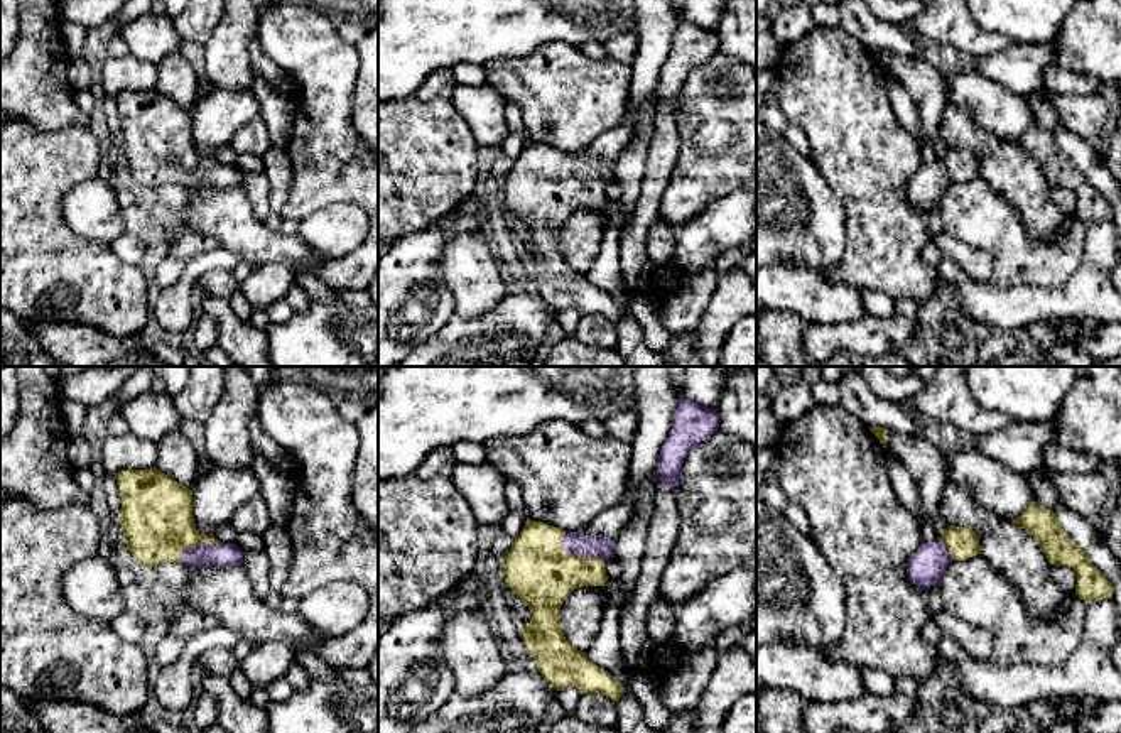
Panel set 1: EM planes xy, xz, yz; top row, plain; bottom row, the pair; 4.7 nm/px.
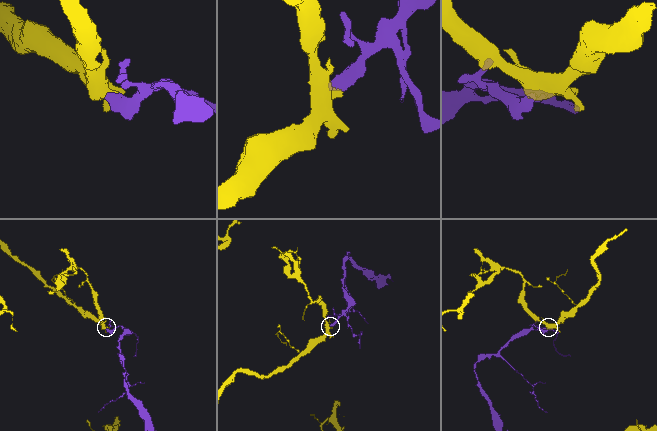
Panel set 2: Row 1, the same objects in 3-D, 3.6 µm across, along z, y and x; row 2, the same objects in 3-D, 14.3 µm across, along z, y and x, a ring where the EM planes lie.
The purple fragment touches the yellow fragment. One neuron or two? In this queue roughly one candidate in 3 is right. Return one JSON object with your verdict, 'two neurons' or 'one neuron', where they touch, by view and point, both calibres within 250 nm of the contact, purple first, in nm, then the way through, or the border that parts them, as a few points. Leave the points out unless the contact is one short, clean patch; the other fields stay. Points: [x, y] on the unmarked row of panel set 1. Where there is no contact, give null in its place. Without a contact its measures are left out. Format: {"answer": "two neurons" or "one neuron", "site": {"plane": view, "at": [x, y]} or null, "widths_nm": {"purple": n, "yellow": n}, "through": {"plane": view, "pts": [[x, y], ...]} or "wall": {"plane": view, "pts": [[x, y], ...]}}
{"answer": "one neuron", "site": {"plane": "xz", "at": [574, 176]}, "widths_nm": {"purple": 110, "yellow": 300}, "through": {"plane": "xz", "pts": [[576, 164], [574, 176], [566, 183], [536, 190]]}}

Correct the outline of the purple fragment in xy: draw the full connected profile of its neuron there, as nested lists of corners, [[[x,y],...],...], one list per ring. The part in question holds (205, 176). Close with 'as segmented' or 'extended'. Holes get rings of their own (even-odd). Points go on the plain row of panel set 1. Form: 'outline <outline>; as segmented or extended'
outline [[[160,91],[115,95],[122,118],[118,144],[135,182],[152,191],[164,184],[187,189],[241,187],[243,172],[199,155],[192,142],[191,111]]]; extended

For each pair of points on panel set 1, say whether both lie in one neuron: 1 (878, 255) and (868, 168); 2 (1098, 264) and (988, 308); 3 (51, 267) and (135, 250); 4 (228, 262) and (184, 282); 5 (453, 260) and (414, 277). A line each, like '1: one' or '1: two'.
1: one
2: one
3: two
4: one
5: two

